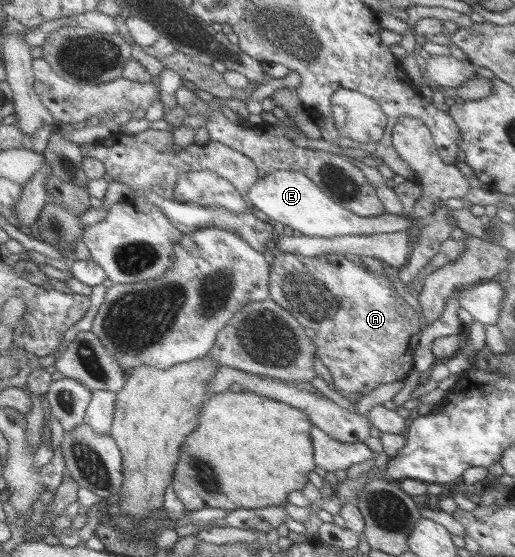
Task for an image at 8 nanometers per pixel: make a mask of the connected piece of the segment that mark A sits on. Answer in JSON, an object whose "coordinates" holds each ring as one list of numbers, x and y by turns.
{"coordinates":[[277,252,270,265,269,297,287,310,302,326,314,330,315,356,328,368,338,393,356,404,358,394,368,393,380,384,404,380,413,369,413,352,419,343,421,322,412,306,398,294,384,275,358,266,341,254,314,258]]}

